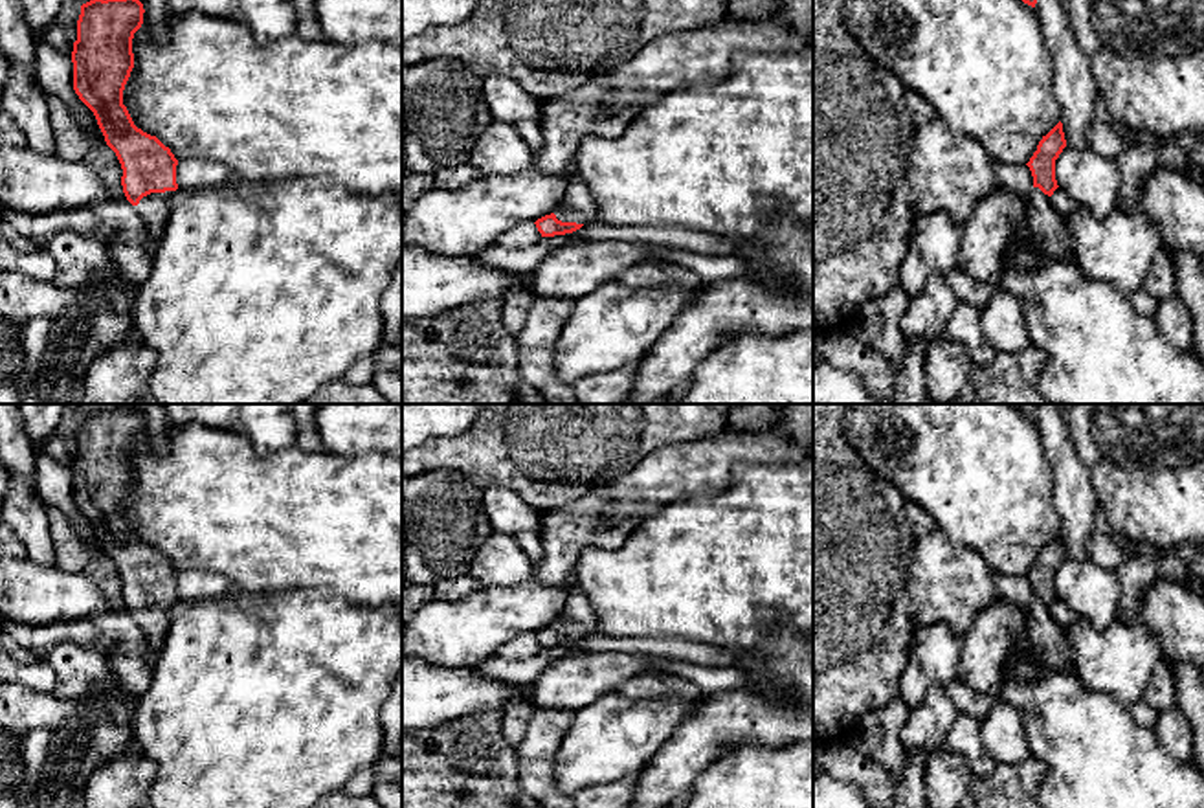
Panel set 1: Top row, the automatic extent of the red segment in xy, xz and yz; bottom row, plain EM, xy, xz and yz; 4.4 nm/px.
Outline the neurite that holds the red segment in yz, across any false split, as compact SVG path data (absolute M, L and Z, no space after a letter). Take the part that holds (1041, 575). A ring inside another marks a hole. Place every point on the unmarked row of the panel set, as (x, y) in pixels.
M1059 533L1037 556L1026 575L1033 588L1033 600L1028 608L1030 643L1039 650L1042 665L1054 672L1070 672L1072 650L1068 634L1061 628L1050 608L1059 599L1055 591L1055 571L1066 558L1063 534Z

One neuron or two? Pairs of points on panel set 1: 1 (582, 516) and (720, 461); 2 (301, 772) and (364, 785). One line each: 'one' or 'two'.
1: one
2: two

